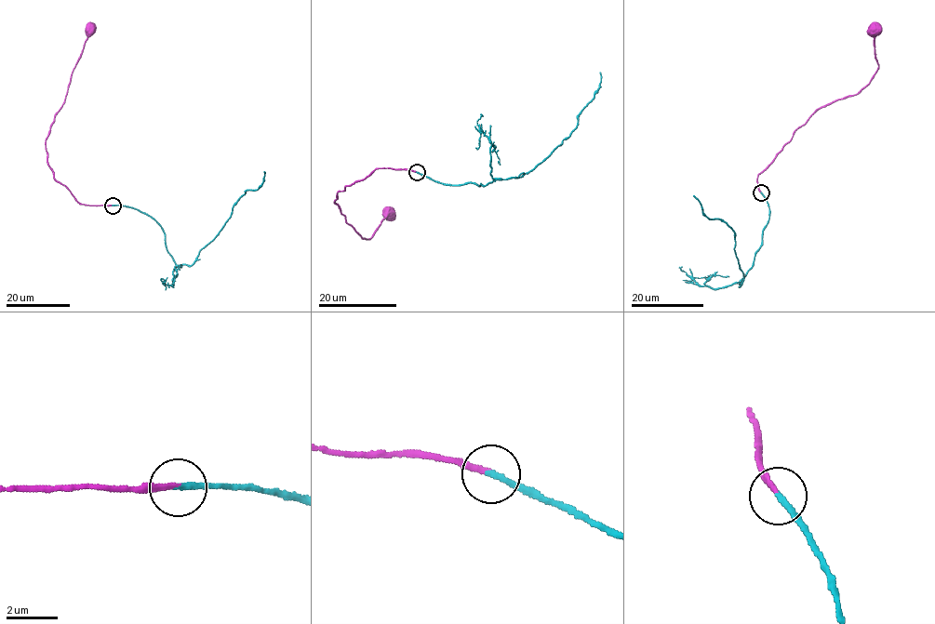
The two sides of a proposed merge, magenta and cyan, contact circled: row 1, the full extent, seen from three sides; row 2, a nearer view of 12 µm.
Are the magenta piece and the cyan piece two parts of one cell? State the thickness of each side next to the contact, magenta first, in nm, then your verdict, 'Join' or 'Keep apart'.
Thickness 200 nm (magenta) against 240 nm. Join

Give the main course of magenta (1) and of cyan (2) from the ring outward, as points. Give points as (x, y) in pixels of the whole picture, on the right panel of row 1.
1: (761, 192), (758, 176), (796, 129), (816, 110), (853, 96), (869, 82), (878, 66), (874, 46), (875, 31)
2: (761, 192), (769, 208), (767, 224), (740, 286), (743, 272), (735, 232), (707, 217), (693, 195)

